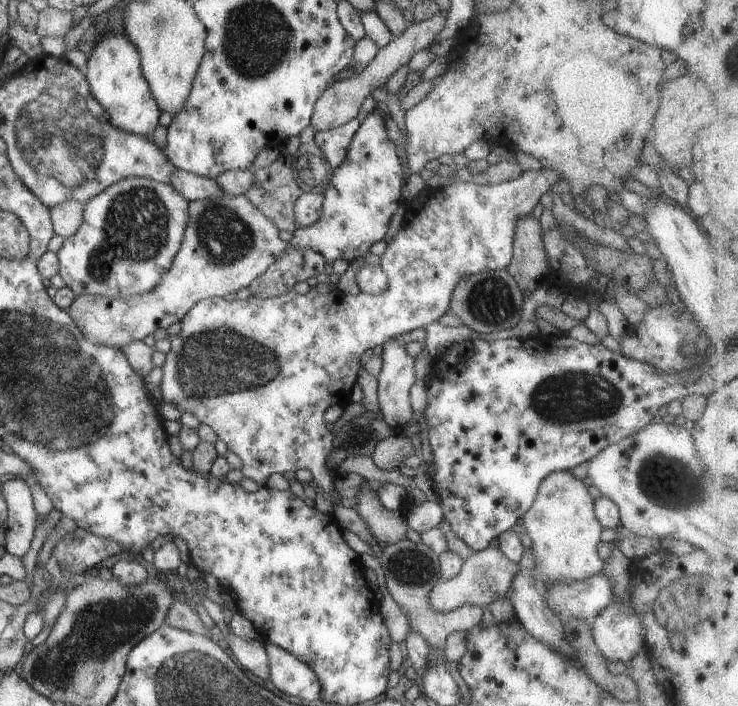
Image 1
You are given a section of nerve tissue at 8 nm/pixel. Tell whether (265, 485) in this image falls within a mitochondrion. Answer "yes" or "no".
no

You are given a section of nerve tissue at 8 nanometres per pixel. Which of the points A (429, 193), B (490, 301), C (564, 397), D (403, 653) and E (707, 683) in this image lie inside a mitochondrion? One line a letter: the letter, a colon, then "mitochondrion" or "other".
A: other
B: mitochondrion
C: mitochondrion
D: other
E: other

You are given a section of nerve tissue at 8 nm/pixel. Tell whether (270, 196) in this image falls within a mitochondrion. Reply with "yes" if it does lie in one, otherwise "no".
yes

